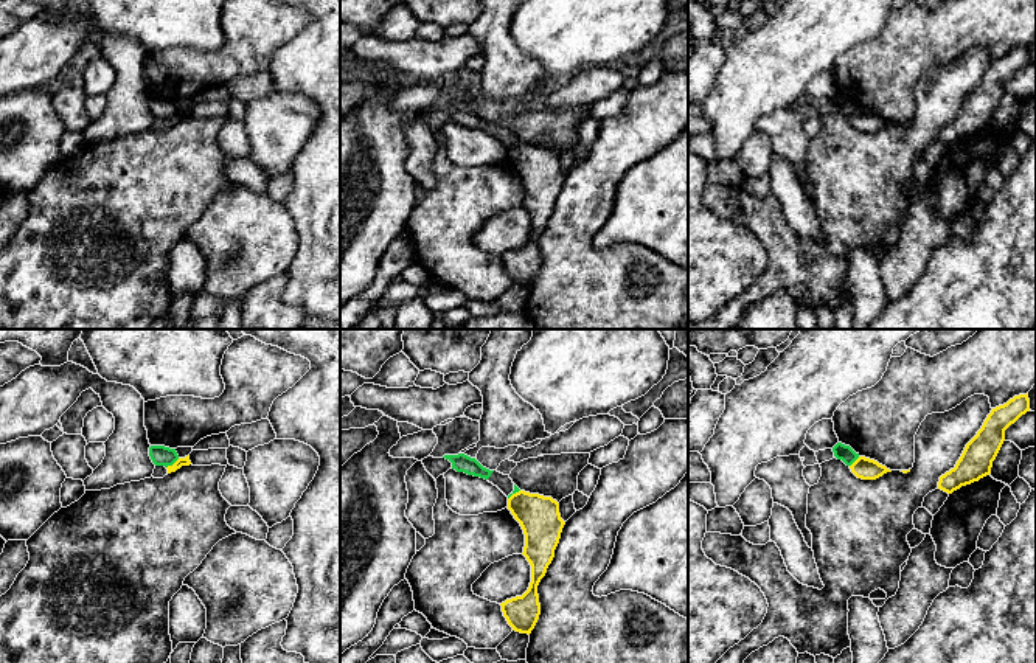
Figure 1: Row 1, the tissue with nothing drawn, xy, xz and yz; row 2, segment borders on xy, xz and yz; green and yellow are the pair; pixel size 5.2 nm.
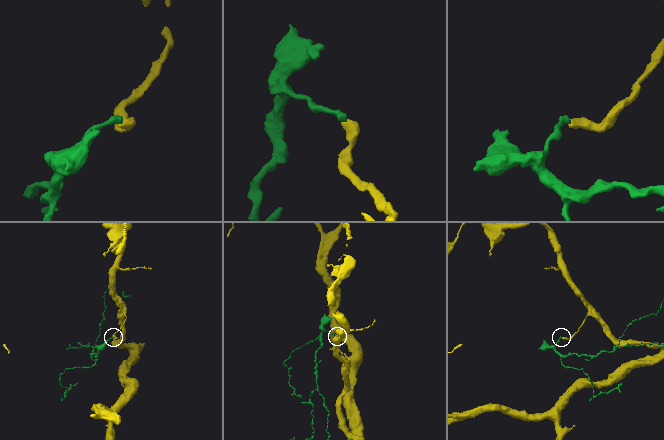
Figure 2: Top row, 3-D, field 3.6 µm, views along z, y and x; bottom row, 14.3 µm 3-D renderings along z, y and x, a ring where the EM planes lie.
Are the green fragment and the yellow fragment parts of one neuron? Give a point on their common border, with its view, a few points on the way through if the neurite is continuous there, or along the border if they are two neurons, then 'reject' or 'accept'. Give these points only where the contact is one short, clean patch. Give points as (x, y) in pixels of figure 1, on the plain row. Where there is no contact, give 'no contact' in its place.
meets green in xy at (173, 115); border along xy (179, 111), (166, 120); reject

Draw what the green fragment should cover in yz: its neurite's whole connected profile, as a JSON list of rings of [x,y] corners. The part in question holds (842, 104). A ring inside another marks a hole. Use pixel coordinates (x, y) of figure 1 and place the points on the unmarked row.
[[[837,95],[833,99],[834,109],[837,112],[842,112],[847,118],[851,118],[857,110],[859,106],[856,106],[850,98],[845,98],[842,95]]]

